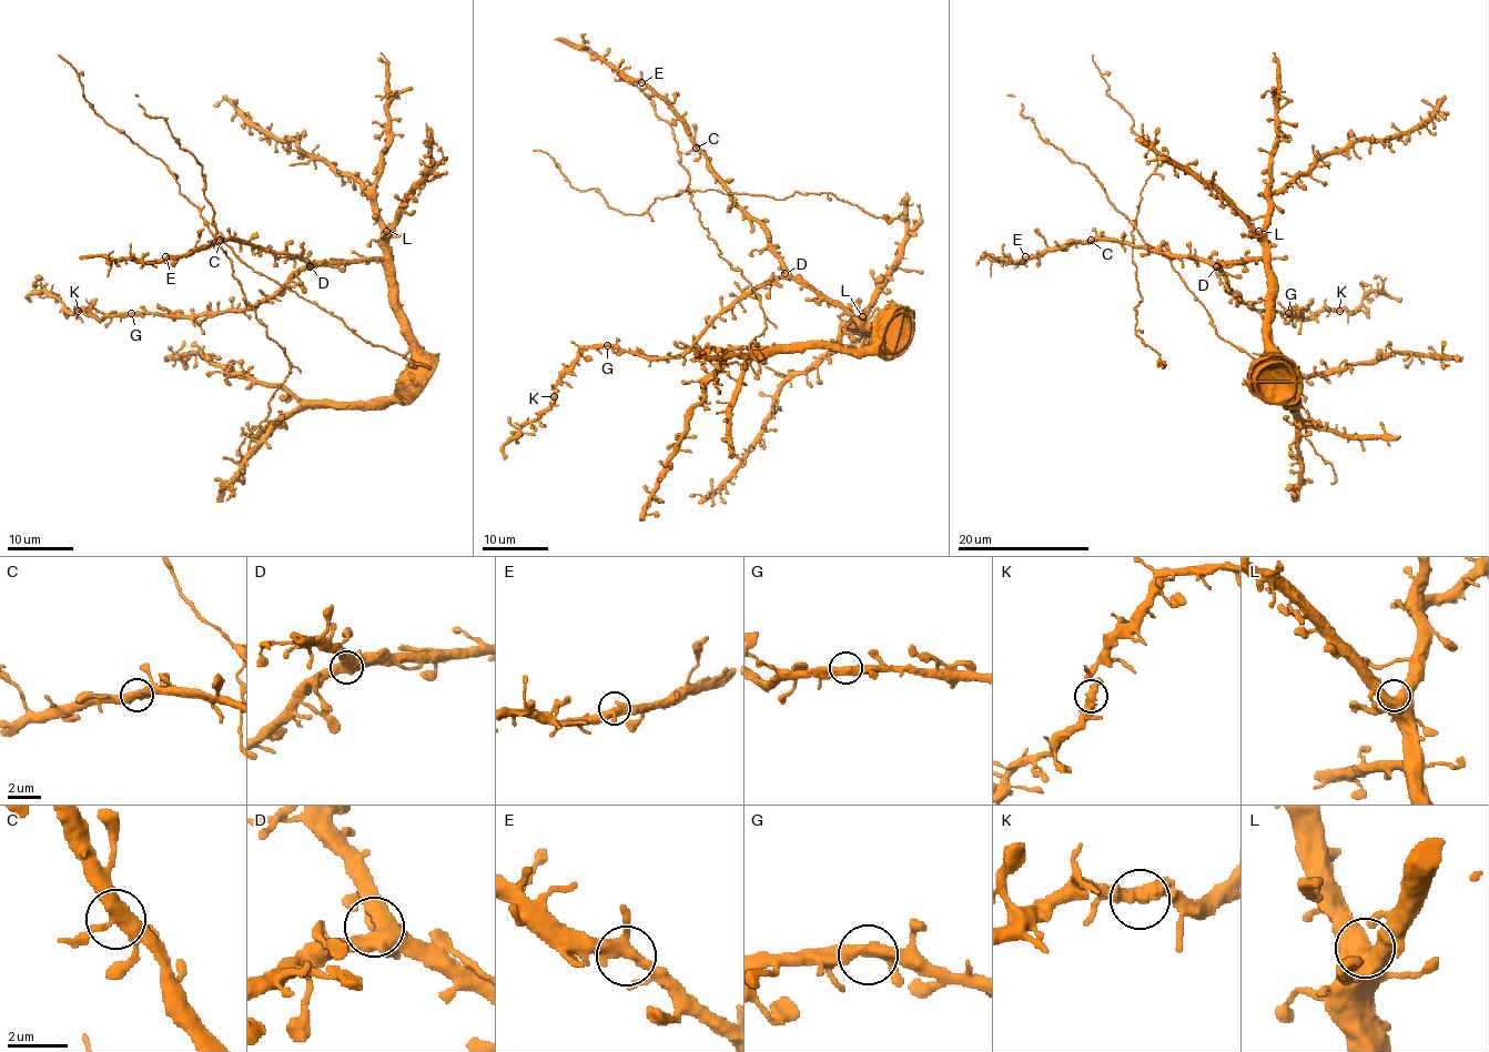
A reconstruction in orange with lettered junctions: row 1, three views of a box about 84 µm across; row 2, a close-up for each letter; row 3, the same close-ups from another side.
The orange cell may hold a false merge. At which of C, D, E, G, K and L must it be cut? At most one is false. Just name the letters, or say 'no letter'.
no letter

